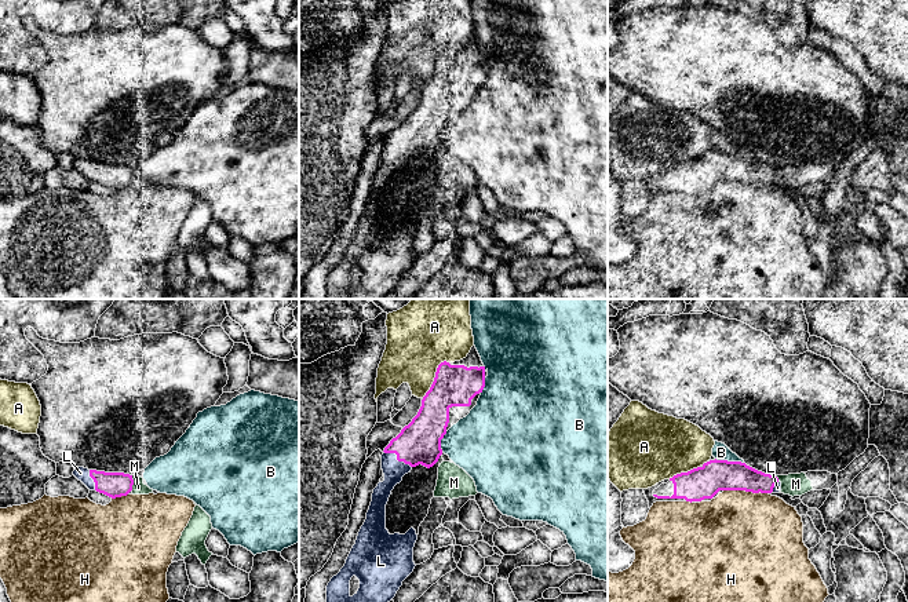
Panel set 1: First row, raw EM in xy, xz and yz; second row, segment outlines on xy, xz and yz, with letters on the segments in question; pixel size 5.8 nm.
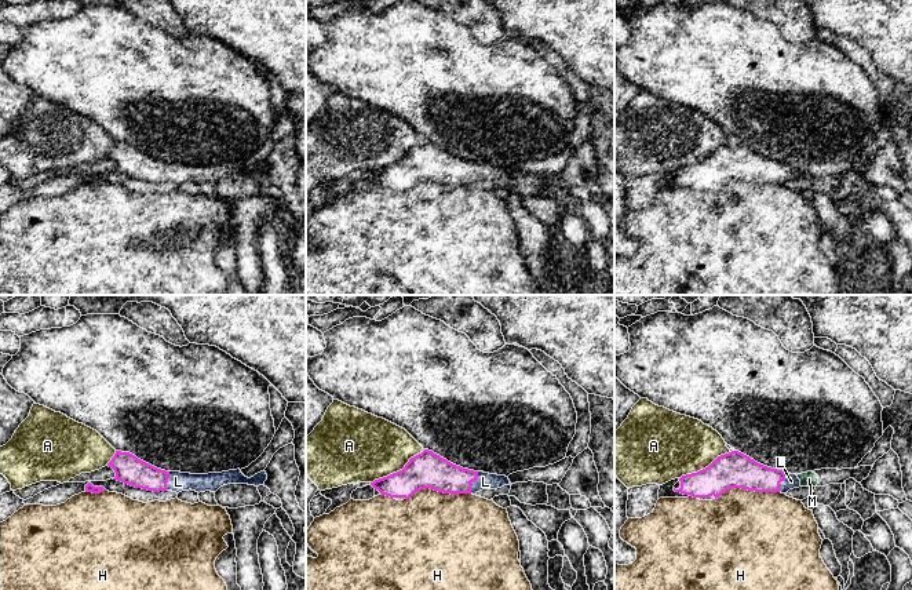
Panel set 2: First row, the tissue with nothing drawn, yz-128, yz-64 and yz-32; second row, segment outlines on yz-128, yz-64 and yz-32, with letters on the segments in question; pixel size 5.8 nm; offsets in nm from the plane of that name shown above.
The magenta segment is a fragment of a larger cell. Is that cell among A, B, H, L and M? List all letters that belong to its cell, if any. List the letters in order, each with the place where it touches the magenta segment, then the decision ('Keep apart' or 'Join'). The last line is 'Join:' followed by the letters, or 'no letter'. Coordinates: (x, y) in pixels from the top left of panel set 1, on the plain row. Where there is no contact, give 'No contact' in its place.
A: Touches magenta at xz (434, 69). Keep apart
B: Touches magenta at yz (729, 153). Keep apart
H: Touches magenta at yz (746, 182). Keep apart
L: Touches magenta at xz (397, 149). Join
M: Touches magenta at xy (132, 174). Keep apart
Join: L

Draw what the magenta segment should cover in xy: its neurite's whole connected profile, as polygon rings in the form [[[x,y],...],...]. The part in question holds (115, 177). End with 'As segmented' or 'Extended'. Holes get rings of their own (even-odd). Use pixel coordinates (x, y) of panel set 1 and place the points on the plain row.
[[[76,158],[73,167],[90,182],[96,182],[112,190],[127,187],[132,182],[132,167],[124,164],[105,164]]]. Extended

